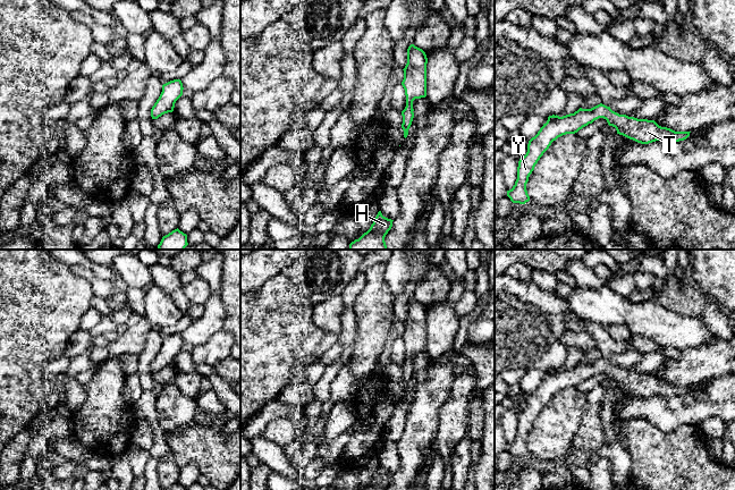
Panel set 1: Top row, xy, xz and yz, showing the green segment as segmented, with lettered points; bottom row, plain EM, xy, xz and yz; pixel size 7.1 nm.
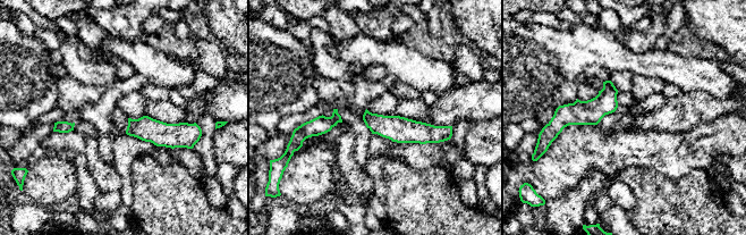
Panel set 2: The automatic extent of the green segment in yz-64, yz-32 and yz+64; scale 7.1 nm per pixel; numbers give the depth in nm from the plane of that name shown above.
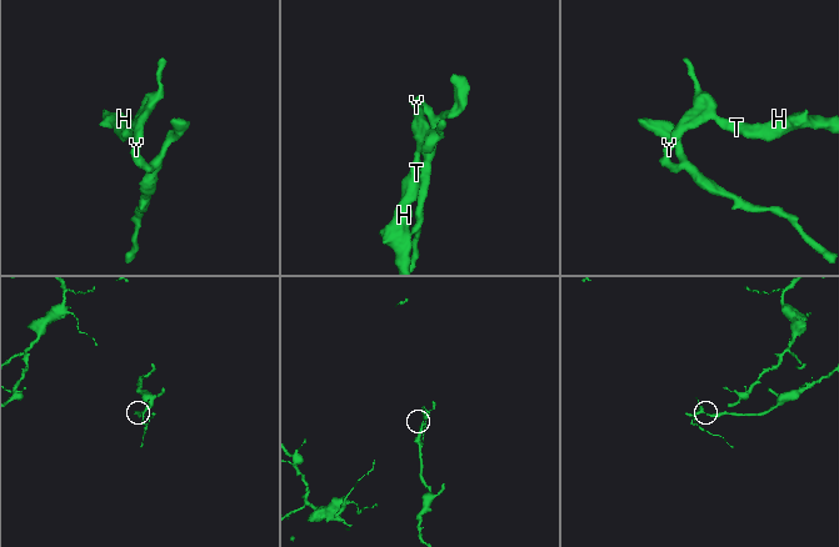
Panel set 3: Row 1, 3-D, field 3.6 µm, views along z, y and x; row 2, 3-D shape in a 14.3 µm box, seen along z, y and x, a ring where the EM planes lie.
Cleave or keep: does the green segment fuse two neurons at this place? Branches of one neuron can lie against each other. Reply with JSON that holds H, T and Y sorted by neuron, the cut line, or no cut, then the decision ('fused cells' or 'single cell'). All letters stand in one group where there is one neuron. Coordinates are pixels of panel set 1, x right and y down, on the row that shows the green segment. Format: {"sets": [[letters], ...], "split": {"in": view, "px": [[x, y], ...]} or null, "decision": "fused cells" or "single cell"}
{"sets": [["H", "T", "Y"]], "split": null, "decision": "single cell"}

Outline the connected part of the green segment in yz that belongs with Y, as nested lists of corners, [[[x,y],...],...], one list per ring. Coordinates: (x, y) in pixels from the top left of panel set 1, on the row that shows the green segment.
[[[602,103],[591,109],[580,108],[574,113],[563,117],[557,115],[549,116],[538,134],[529,141],[527,152],[518,161],[517,179],[513,188],[507,191],[507,196],[510,201],[519,204],[525,204],[530,201],[526,191],[529,177],[554,141],[563,135],[577,133],[599,118],[606,119],[609,126],[616,128],[617,134],[641,144],[649,144],[656,141],[665,143],[679,142],[686,140],[691,133],[675,132],[670,128],[661,127],[654,120],[619,115]]]

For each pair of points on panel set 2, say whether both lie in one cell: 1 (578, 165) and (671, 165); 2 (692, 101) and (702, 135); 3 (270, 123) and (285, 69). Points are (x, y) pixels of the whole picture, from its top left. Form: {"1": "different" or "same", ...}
{"1": "same", "2": "different", "3": "same"}

